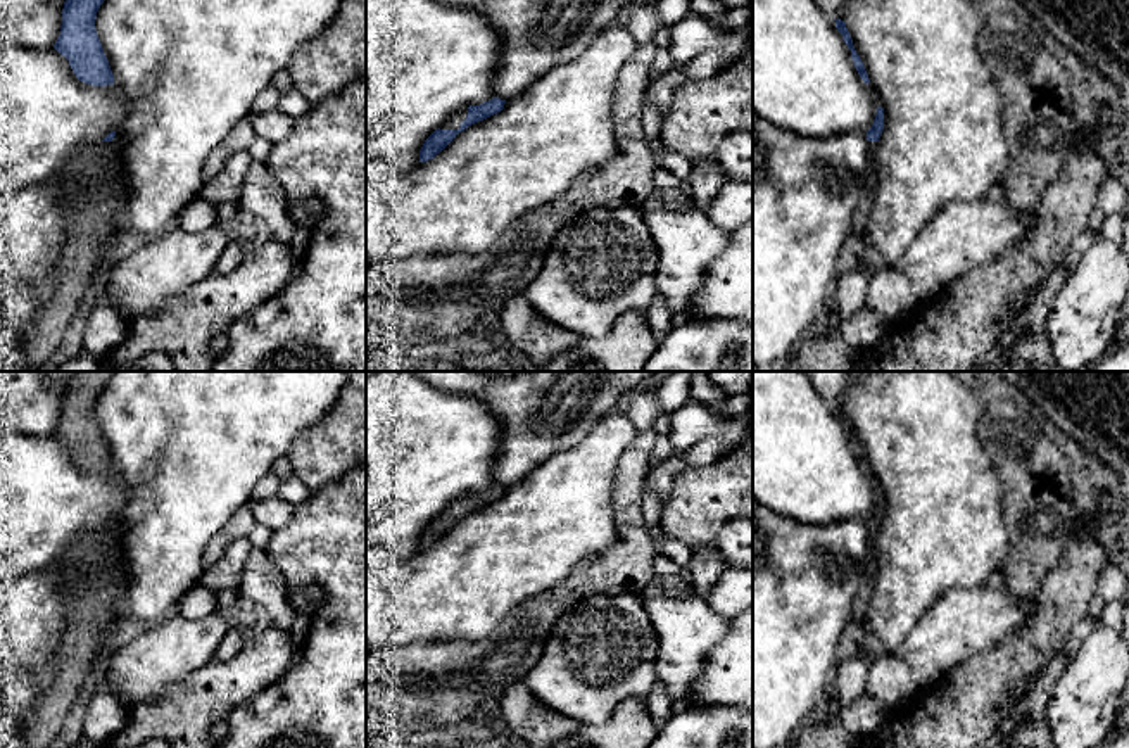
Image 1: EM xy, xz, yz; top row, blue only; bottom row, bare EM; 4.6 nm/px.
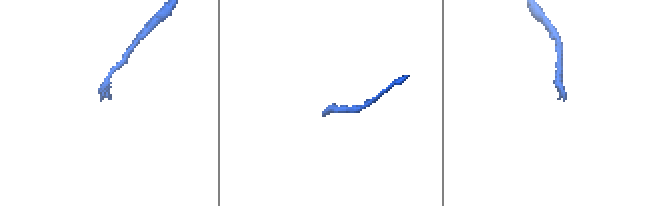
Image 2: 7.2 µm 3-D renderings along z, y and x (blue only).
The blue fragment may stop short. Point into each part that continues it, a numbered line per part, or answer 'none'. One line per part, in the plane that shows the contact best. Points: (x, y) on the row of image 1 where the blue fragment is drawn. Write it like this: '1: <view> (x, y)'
1: xz (453, 121)

